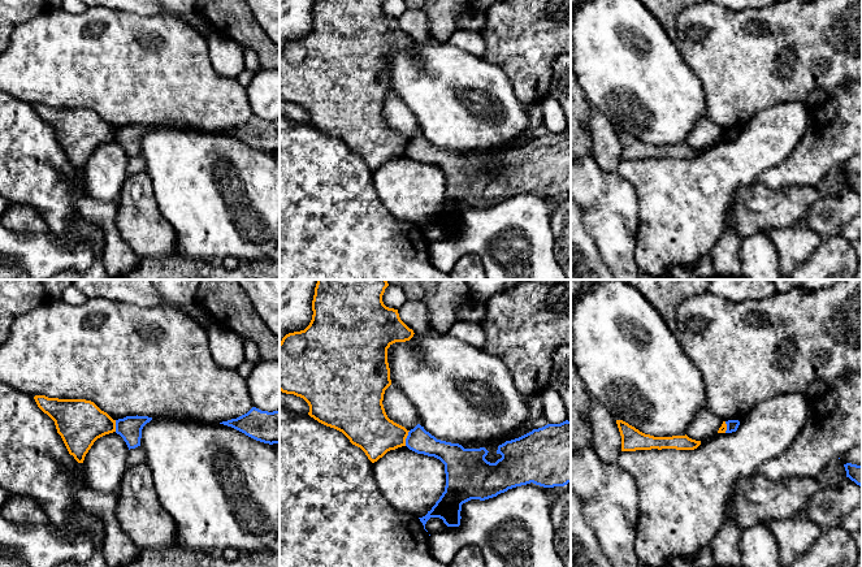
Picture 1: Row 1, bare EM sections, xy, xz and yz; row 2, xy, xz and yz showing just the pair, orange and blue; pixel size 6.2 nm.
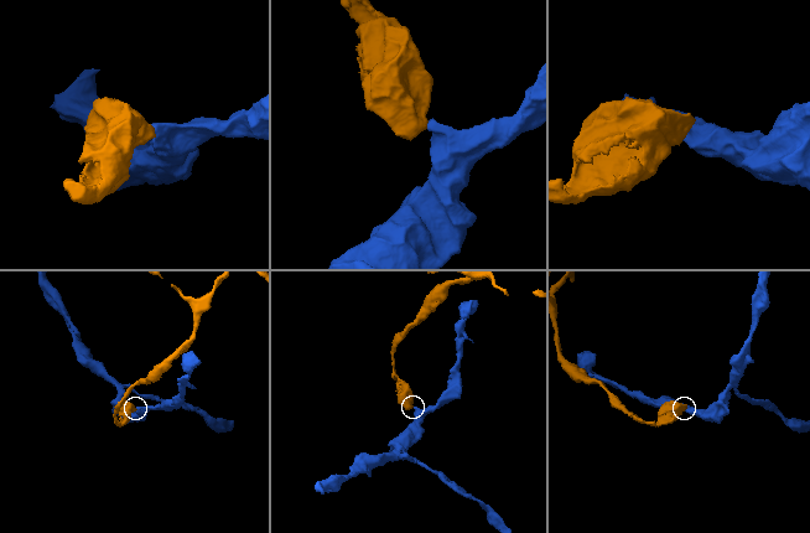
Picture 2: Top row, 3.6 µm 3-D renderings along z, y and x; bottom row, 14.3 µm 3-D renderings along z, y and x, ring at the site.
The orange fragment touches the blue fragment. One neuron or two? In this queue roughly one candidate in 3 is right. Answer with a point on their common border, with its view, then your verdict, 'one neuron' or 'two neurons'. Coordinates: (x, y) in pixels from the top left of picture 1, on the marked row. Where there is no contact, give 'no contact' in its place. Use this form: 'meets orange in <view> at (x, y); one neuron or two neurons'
meets orange in xz at (406, 437); two neurons

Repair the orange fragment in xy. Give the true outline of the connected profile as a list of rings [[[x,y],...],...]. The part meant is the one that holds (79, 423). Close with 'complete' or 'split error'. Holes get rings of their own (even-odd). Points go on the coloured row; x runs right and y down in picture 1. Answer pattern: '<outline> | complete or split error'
[[[35,395],[34,399],[38,407],[55,421],[57,433],[78,463],[83,463],[98,438],[116,432],[116,420],[91,401],[46,395]]] | complete

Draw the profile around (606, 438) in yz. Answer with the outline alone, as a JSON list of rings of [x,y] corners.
[[[592,399],[590,404],[592,443],[597,456],[605,463],[616,463],[621,453],[621,436],[616,420],[602,406]]]

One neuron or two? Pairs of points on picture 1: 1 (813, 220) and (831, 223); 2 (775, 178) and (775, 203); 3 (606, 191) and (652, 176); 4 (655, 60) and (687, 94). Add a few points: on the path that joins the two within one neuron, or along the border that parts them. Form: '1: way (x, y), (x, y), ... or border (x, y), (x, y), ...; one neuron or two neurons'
1: way (817, 220), (827, 220); one neuron
2: border (757, 180), (771, 187), (805, 185); two neurons
3: border (616, 171), (635, 190), (637, 213); two neurons
4: way (661, 68), (679, 86); one neuron

